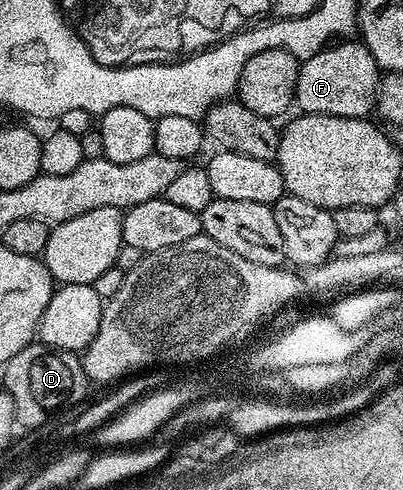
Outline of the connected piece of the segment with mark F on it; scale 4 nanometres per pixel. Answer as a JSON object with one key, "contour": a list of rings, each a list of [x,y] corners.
{"contour":[[[358,40],[355,41],[347,41],[344,45],[332,44],[330,47],[324,47],[300,64],[294,104],[296,106],[300,105],[300,110],[303,113],[320,113],[330,117],[361,117],[367,119],[372,116],[370,113],[374,114],[376,112],[381,70],[366,45]]]}

